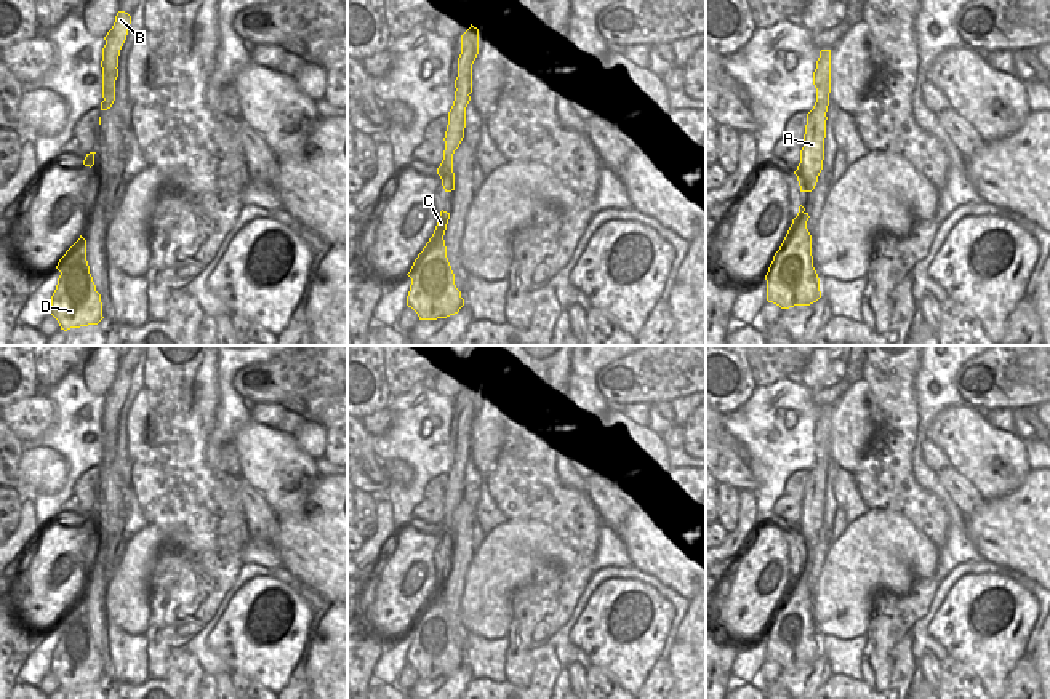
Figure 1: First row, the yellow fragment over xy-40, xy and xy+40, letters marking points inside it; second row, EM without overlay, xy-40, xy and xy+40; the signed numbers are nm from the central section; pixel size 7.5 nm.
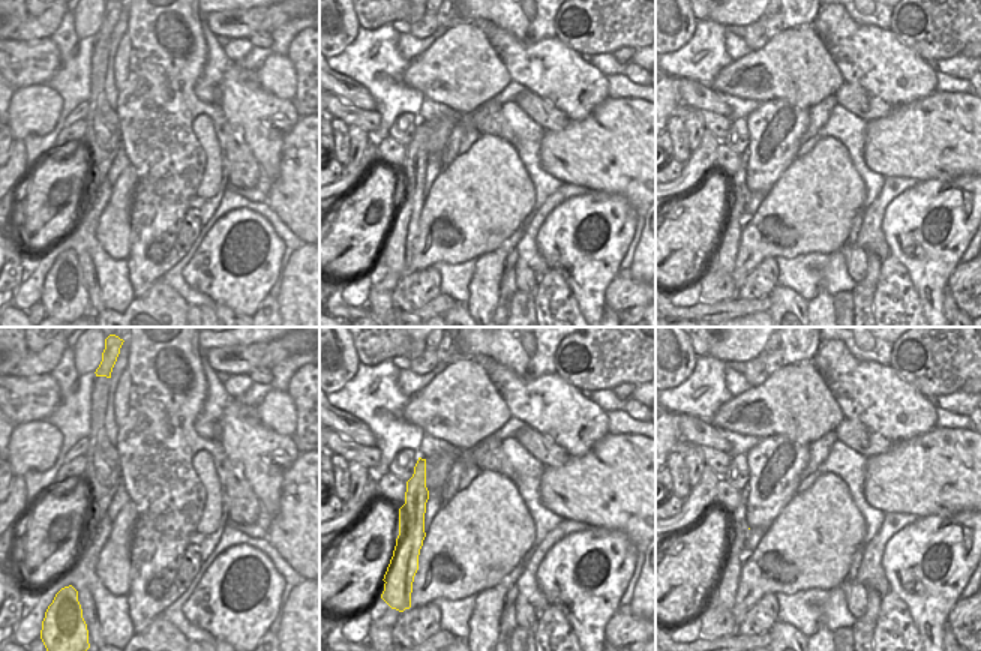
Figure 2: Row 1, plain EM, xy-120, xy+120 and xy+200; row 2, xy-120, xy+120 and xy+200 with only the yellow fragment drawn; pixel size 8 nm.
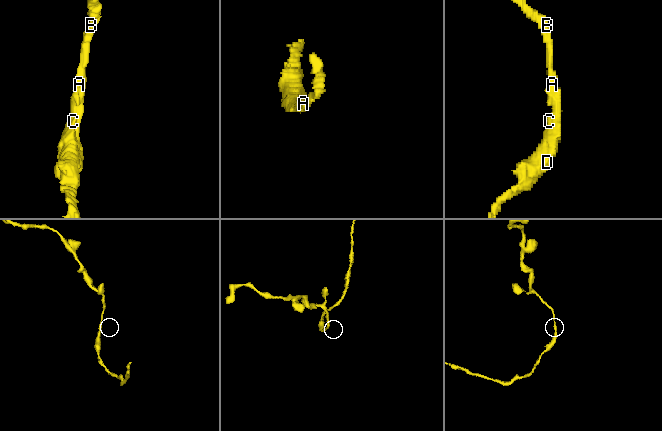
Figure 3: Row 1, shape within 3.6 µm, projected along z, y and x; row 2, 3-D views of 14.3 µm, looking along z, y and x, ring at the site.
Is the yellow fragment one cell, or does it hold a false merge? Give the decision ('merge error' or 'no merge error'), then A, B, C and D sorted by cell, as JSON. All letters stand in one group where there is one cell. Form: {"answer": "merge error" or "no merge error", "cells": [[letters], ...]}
{"answer": "merge error", "cells": [["A", "C", "D"], ["B"]]}

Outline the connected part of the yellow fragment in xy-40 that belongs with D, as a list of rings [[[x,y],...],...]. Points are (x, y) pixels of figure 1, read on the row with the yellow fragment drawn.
[[[82,235],[59,259],[56,269],[61,275],[51,296],[50,314],[61,330],[98,325],[104,318],[102,302],[90,274],[86,240]]]

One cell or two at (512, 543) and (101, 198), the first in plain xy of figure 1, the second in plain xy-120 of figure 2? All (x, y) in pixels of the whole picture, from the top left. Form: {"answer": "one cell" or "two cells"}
{"answer": "two cells"}

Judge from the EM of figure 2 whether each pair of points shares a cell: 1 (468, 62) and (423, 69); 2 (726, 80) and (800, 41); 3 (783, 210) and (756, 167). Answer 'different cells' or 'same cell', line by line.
1: same cell
2: same cell
3: different cells

